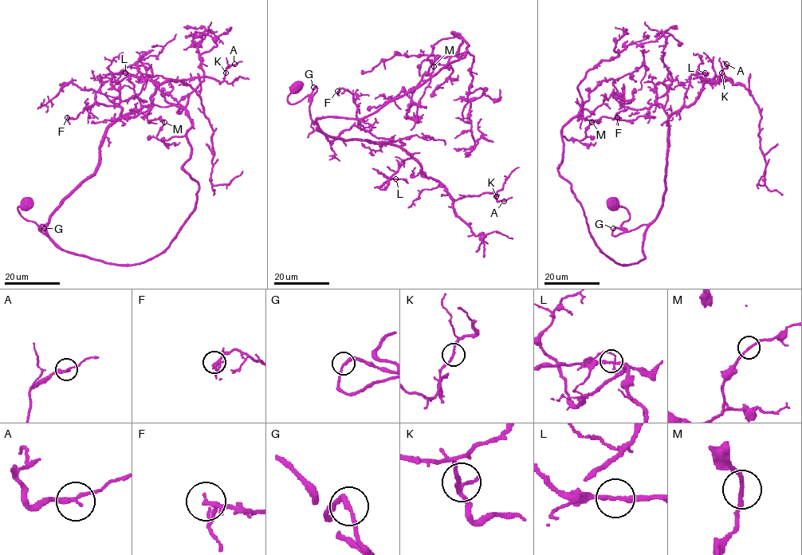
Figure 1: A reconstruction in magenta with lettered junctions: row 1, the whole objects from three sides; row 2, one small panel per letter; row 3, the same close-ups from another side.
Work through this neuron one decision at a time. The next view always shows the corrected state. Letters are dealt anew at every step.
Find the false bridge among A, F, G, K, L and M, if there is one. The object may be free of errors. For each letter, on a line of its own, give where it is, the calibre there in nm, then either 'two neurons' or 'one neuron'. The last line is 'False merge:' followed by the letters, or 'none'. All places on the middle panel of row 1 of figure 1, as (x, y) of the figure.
A: place (504, 201); calibre 240 nm; one neuron
F: place (337, 91); calibre 190 nm; one neuron
G: place (313, 87); calibre 200 nm; one neuron
K: place (496, 196); calibre 190 nm; one neuron
L: place (395, 179); calibre 220 nm; one neuron
M: place (434, 66); calibre 190 nm; one neuron
False merge: none

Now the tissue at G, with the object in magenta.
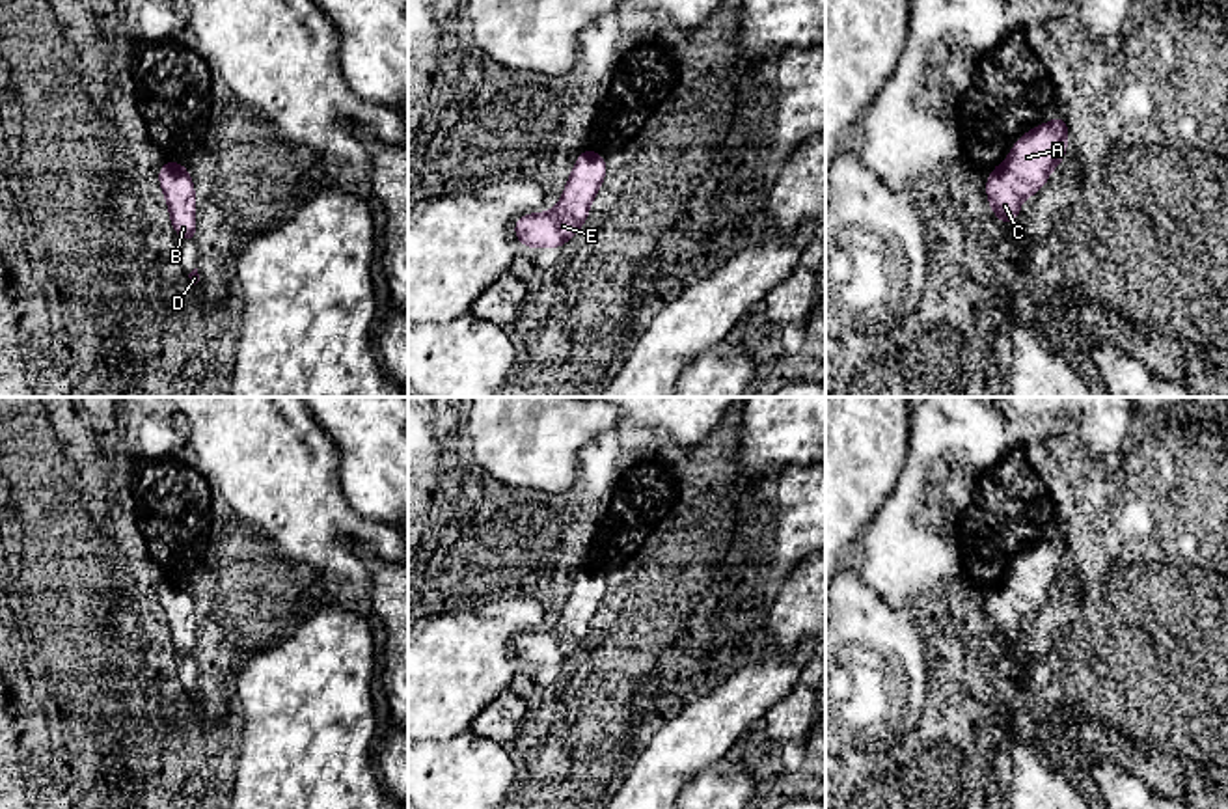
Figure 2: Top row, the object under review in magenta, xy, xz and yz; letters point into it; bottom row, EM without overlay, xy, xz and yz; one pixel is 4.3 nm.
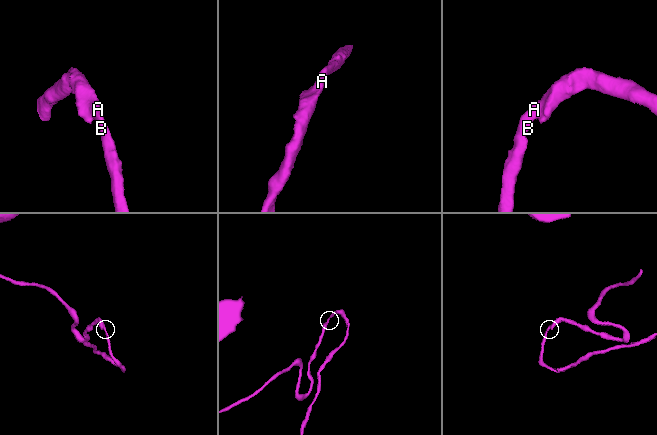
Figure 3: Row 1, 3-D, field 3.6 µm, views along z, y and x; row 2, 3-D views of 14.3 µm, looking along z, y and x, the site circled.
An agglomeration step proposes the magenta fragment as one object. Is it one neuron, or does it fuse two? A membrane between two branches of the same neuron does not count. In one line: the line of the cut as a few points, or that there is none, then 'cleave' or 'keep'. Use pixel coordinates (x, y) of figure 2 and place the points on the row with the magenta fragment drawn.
no cut | keep

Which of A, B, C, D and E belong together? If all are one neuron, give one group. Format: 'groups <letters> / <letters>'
groups A B C D E

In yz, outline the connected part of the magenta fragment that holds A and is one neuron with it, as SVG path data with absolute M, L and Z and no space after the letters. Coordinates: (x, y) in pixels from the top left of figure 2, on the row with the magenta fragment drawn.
M1055 116L1051 123L1021 134L1008 158L988 175L986 194L1001 224L1019 218L1019 205L1036 196L1049 171L1060 166L1068 147L1068 121Z

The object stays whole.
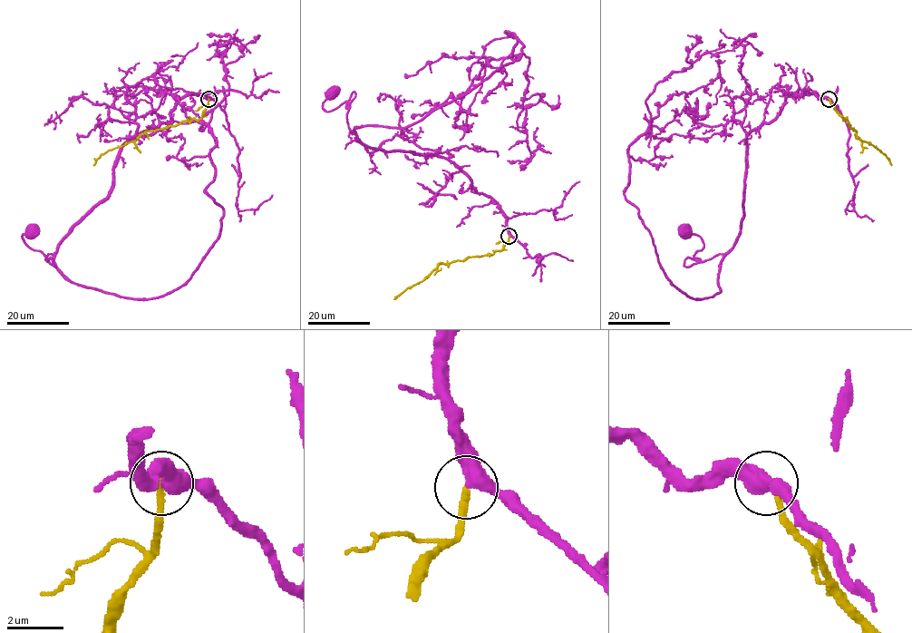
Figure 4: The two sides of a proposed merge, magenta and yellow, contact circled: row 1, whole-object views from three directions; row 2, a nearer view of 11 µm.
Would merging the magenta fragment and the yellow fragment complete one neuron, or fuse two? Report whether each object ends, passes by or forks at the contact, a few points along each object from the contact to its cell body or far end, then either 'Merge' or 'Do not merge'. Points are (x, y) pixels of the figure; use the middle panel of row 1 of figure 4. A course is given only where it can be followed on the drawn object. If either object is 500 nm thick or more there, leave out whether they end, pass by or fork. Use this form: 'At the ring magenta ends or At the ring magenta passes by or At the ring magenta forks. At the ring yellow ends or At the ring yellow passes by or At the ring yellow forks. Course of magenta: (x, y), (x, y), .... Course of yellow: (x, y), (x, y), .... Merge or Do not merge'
At the ring magenta passes by. At the ring yellow ends. Course of magenta: (509, 236), (506, 215), (447, 160), (363, 145), (348, 127), (345, 102), (327, 111), (322, 107), (334, 92). Course of yellow: (509, 236), (500, 250), (492, 255), (440, 264), (423, 280), (407, 287), (394, 299). Merge

